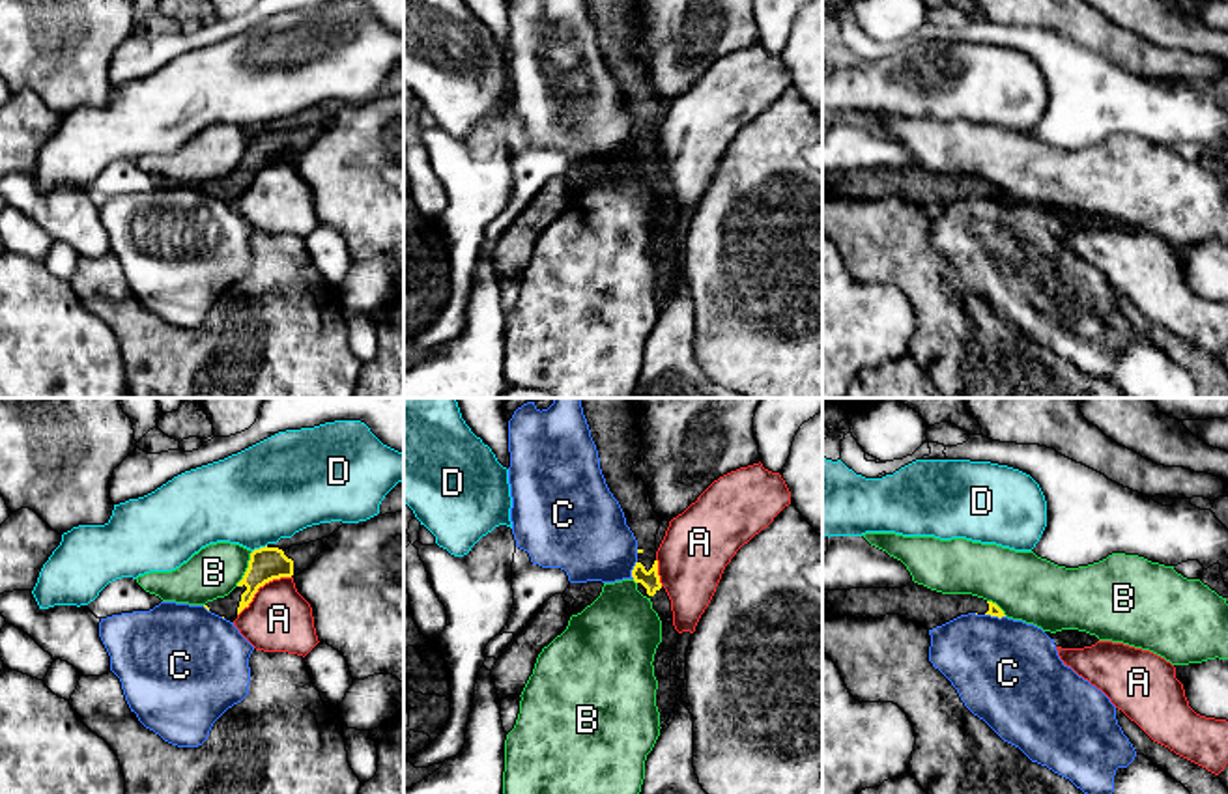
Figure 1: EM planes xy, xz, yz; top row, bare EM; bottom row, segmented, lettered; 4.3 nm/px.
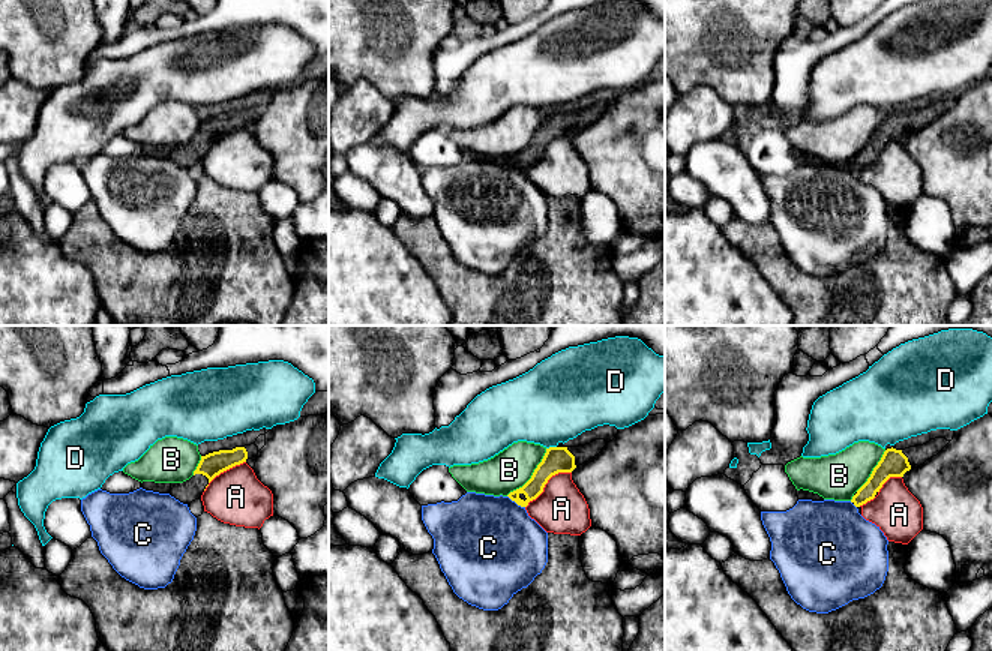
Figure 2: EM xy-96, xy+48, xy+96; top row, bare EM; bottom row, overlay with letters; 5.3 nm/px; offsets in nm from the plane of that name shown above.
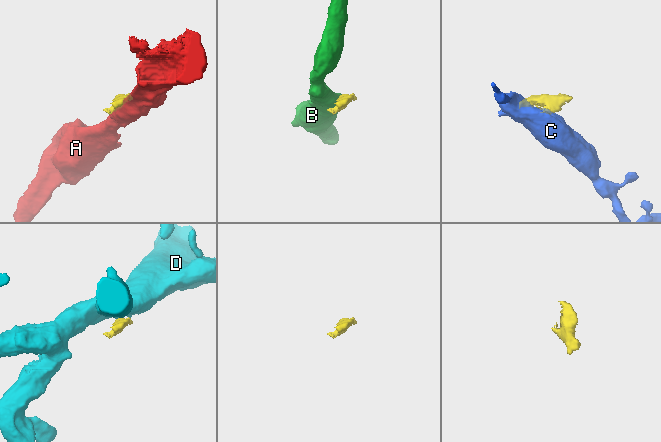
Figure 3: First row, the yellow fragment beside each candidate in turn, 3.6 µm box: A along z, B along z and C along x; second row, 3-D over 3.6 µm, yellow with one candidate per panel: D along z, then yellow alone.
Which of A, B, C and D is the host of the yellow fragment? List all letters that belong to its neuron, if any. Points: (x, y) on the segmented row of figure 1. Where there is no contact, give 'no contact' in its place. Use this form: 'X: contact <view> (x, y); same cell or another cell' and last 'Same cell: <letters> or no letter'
A: contact xy (260, 585); another cell
B: contact xy (247, 568); another cell
C: contact xz (632, 570); another cell
D: contact xy (260, 548); another cell
Same cell: no letter

